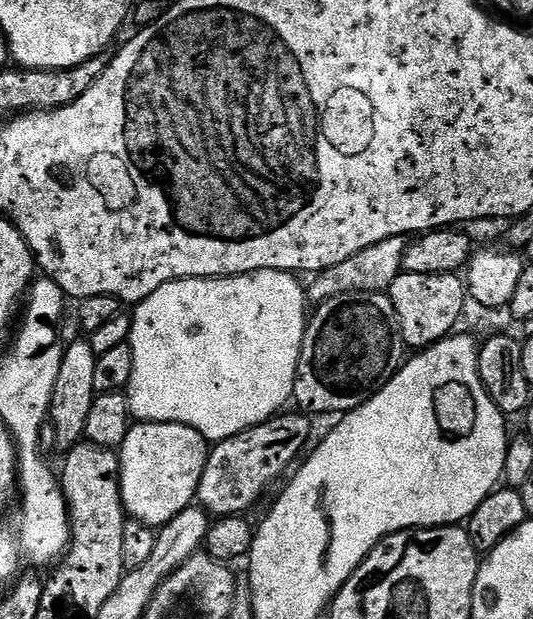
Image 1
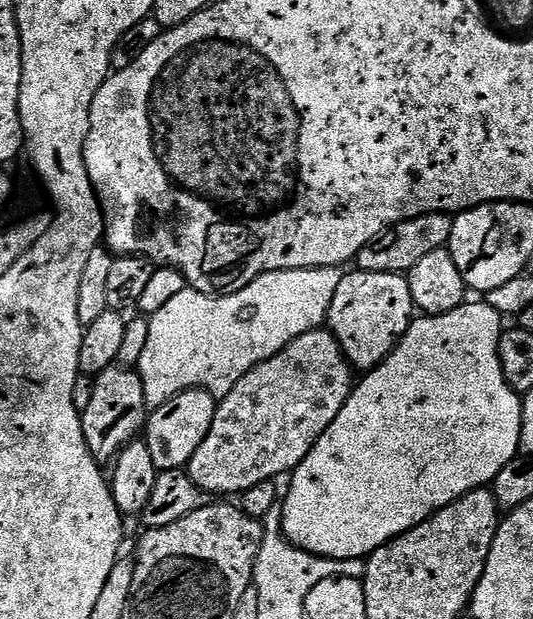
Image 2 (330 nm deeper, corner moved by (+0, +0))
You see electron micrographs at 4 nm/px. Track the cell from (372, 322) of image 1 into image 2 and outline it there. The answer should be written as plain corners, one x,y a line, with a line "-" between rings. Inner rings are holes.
352,270
352,273
349,271
344,275
342,282
338,282
338,294
334,294
334,302
330,302
326,328
336,340
344,359
357,373
363,374
377,368
396,349
396,343
404,337
413,319
414,305
407,275
399,272

